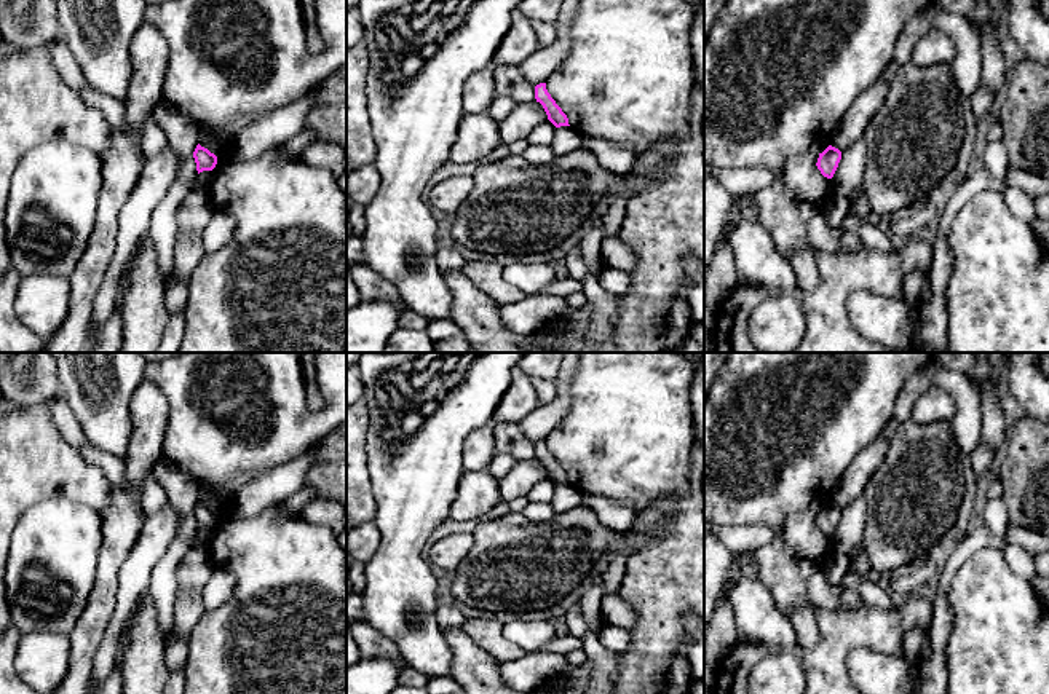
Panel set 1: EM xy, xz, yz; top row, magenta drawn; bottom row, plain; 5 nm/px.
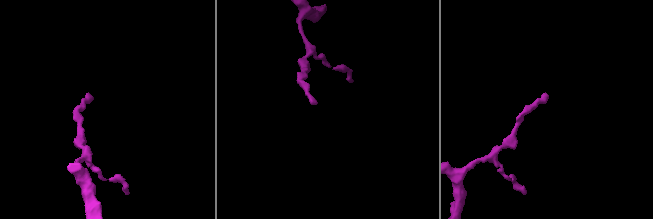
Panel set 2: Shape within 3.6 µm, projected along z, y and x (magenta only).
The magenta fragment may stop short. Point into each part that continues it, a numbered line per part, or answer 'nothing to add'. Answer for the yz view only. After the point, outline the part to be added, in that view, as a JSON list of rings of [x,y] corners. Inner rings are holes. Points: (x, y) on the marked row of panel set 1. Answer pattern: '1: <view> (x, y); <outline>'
nothing to add

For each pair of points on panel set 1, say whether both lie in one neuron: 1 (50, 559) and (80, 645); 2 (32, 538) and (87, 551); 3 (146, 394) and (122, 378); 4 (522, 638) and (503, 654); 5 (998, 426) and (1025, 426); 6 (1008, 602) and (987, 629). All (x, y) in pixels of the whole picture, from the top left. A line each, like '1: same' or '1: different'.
1: different
2: same
3: different
4: different
5: different
6: same

